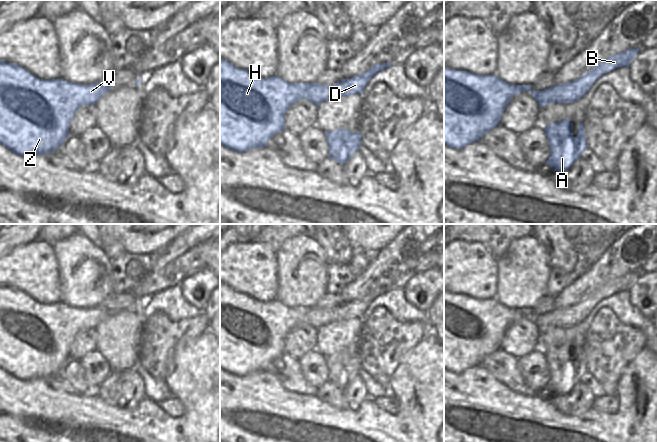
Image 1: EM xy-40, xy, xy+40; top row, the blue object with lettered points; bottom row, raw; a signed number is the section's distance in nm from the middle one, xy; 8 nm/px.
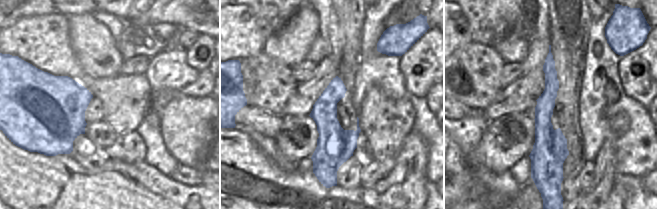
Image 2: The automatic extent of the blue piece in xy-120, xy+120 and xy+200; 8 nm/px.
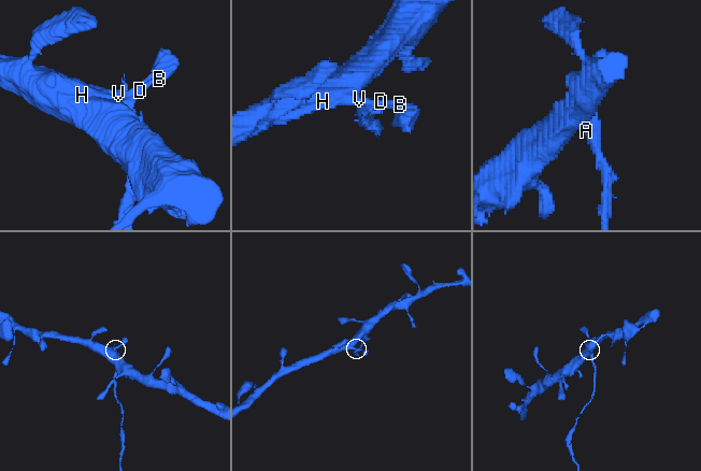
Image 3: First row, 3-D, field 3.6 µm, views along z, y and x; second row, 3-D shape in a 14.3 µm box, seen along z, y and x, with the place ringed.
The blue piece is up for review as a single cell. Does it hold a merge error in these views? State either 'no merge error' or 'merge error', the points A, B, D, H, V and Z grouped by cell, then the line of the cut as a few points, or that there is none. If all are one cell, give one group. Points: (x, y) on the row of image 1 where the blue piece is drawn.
merge error | A B D / H V Z | xy+40 (554, 85), (556, 89), (553, 93), (557, 102)

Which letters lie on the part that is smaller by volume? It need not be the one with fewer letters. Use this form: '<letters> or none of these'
A, B, D

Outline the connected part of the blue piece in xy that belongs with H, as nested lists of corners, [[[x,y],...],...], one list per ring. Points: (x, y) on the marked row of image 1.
[[[220,59],[220,145],[238,153],[256,147],[267,147],[267,142],[285,129],[285,114],[294,103],[306,99],[320,105],[332,99],[332,90],[331,85],[320,85],[316,82],[288,83],[277,75],[264,79]]]

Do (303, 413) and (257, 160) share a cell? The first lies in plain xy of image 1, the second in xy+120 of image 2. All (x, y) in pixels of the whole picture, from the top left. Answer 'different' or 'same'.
same

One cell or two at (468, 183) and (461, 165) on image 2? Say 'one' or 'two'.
one

